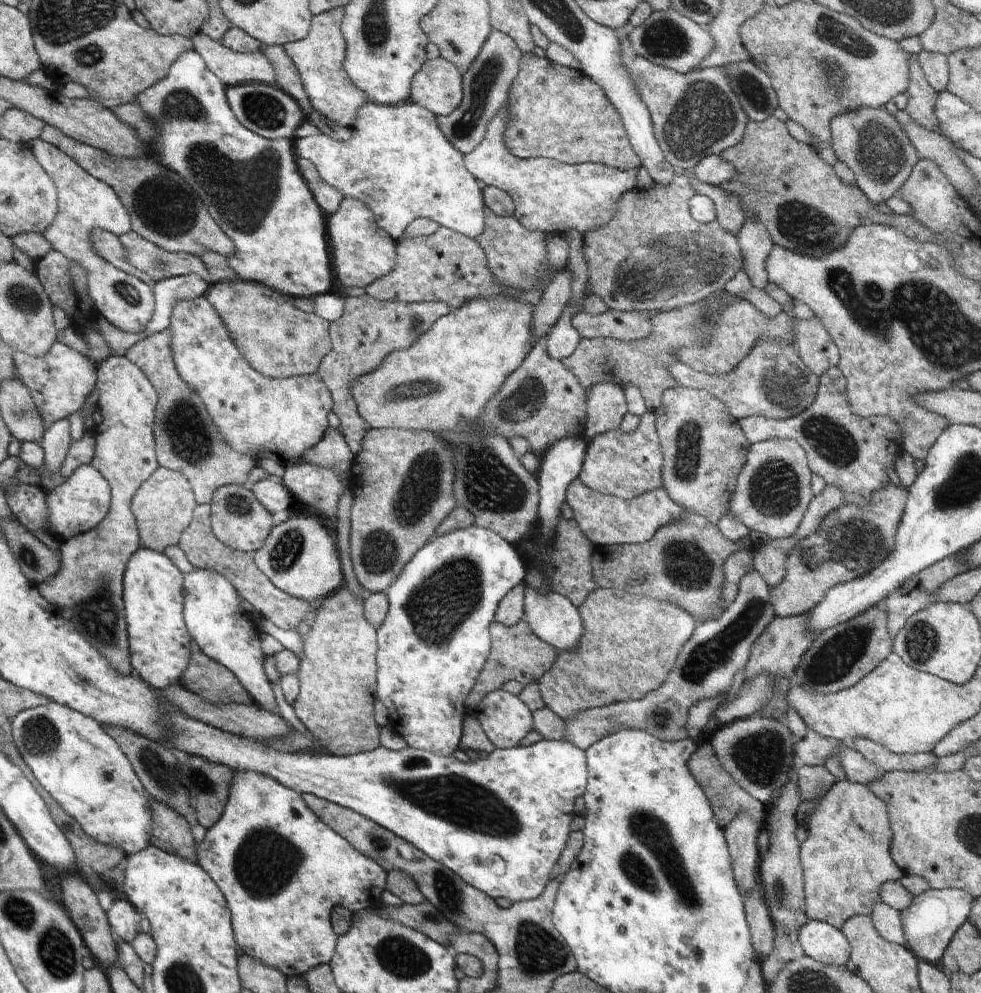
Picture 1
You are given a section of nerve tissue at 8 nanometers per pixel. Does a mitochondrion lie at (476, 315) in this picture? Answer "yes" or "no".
no

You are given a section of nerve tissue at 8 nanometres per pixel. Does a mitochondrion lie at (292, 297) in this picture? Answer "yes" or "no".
no

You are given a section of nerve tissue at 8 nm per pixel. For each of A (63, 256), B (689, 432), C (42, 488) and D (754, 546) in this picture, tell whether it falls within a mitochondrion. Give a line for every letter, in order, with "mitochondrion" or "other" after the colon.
A: other
B: mitochondrion
C: other
D: other

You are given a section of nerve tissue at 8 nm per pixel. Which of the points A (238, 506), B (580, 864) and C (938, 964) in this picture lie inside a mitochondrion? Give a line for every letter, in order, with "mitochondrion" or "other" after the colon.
A: mitochondrion
B: other
C: other

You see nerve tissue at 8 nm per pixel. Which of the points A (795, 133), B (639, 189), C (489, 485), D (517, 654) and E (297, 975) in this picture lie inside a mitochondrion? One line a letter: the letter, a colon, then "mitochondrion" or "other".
A: other
B: other
C: mitochondrion
D: other
E: other

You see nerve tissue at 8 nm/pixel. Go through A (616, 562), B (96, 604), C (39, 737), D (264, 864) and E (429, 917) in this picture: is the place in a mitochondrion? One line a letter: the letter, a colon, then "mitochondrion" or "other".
A: other
B: mitochondrion
C: mitochondrion
D: mitochondrion
E: mitochondrion

